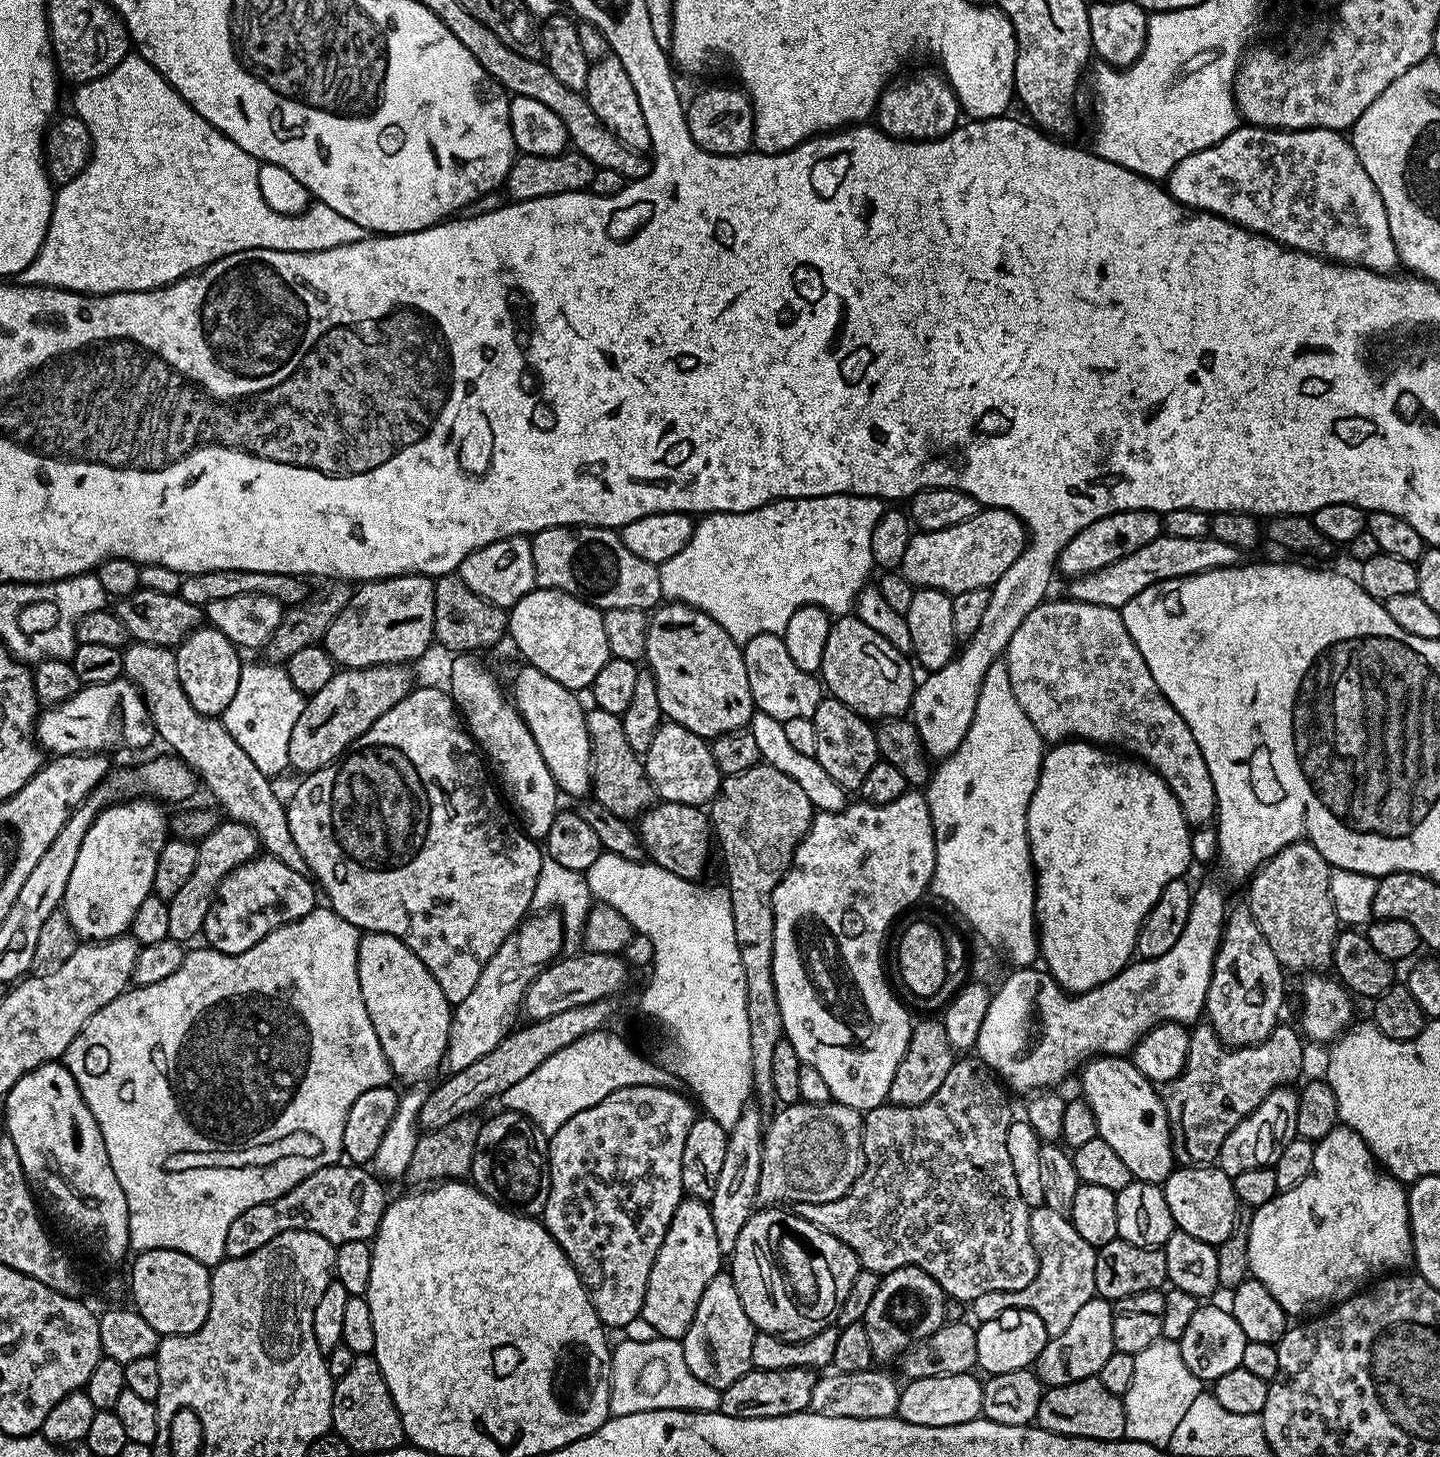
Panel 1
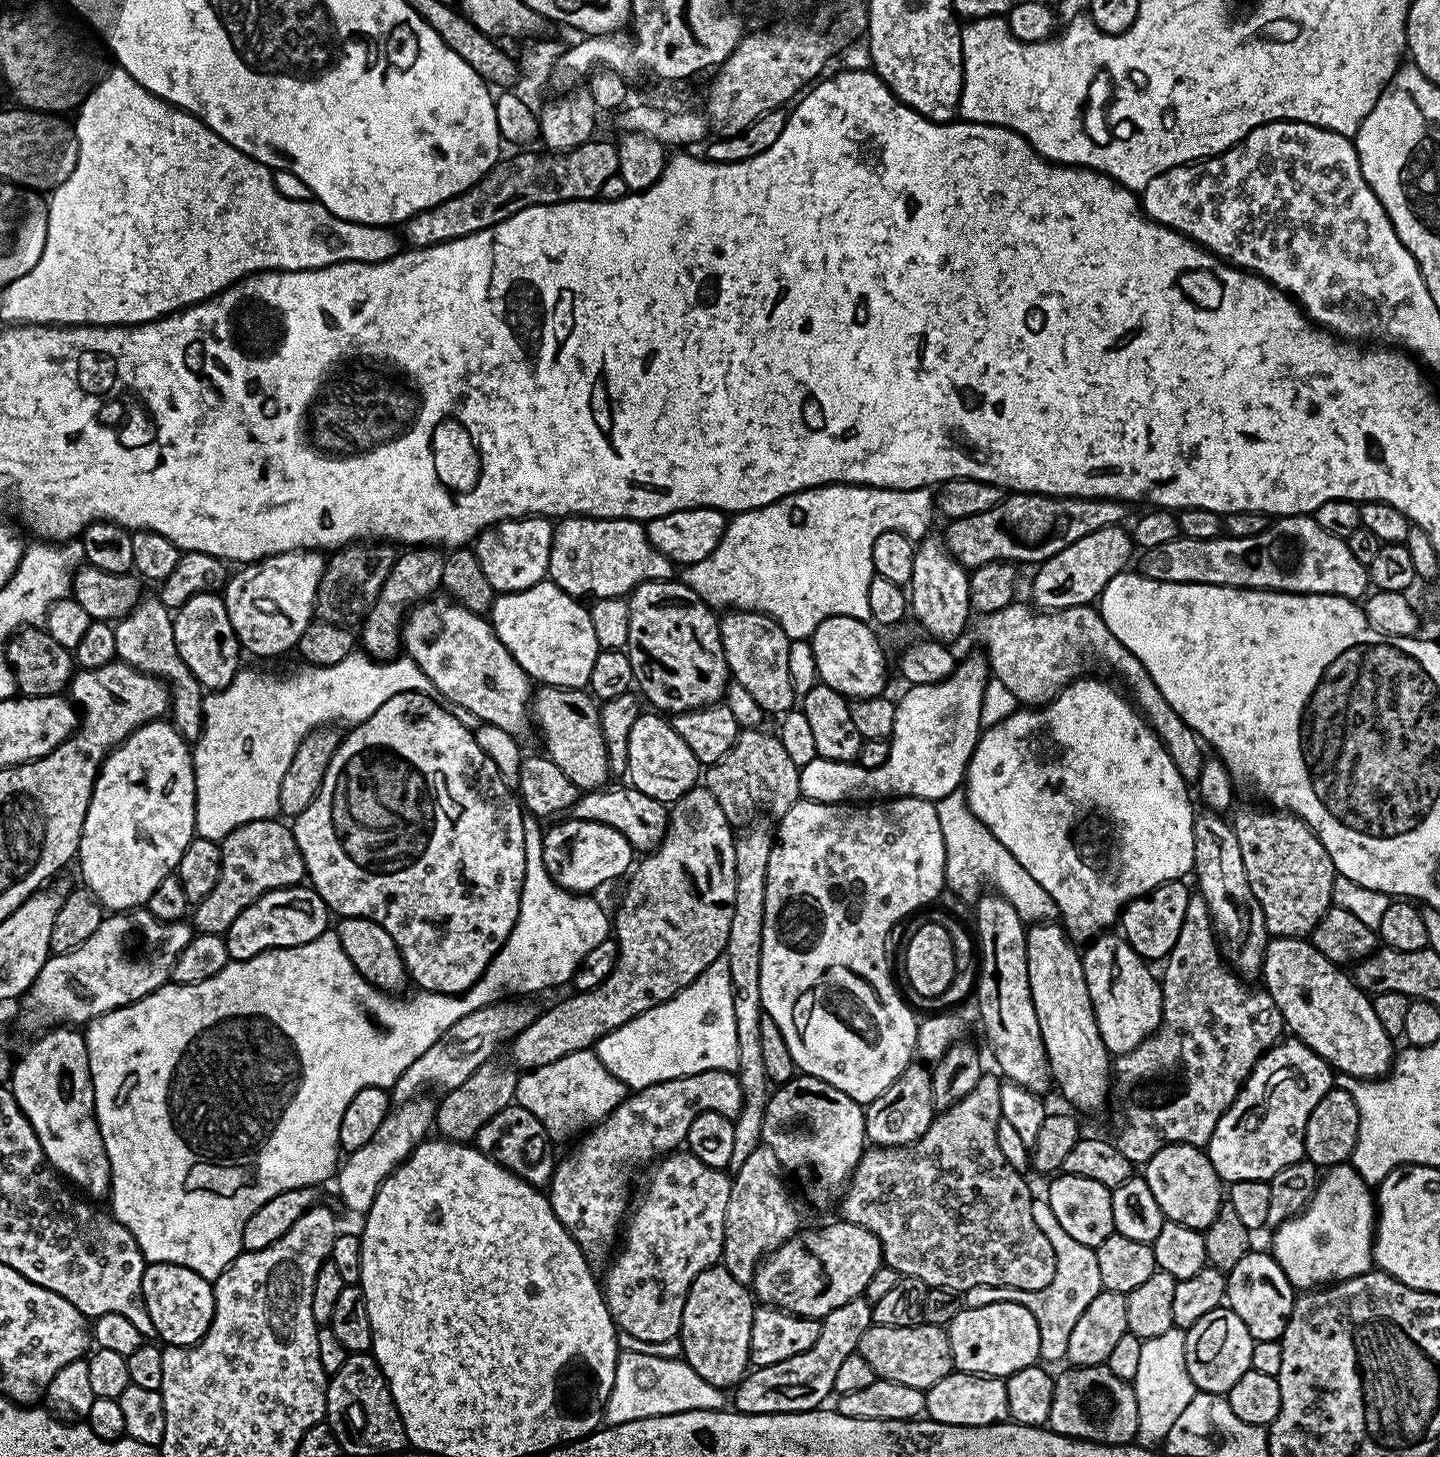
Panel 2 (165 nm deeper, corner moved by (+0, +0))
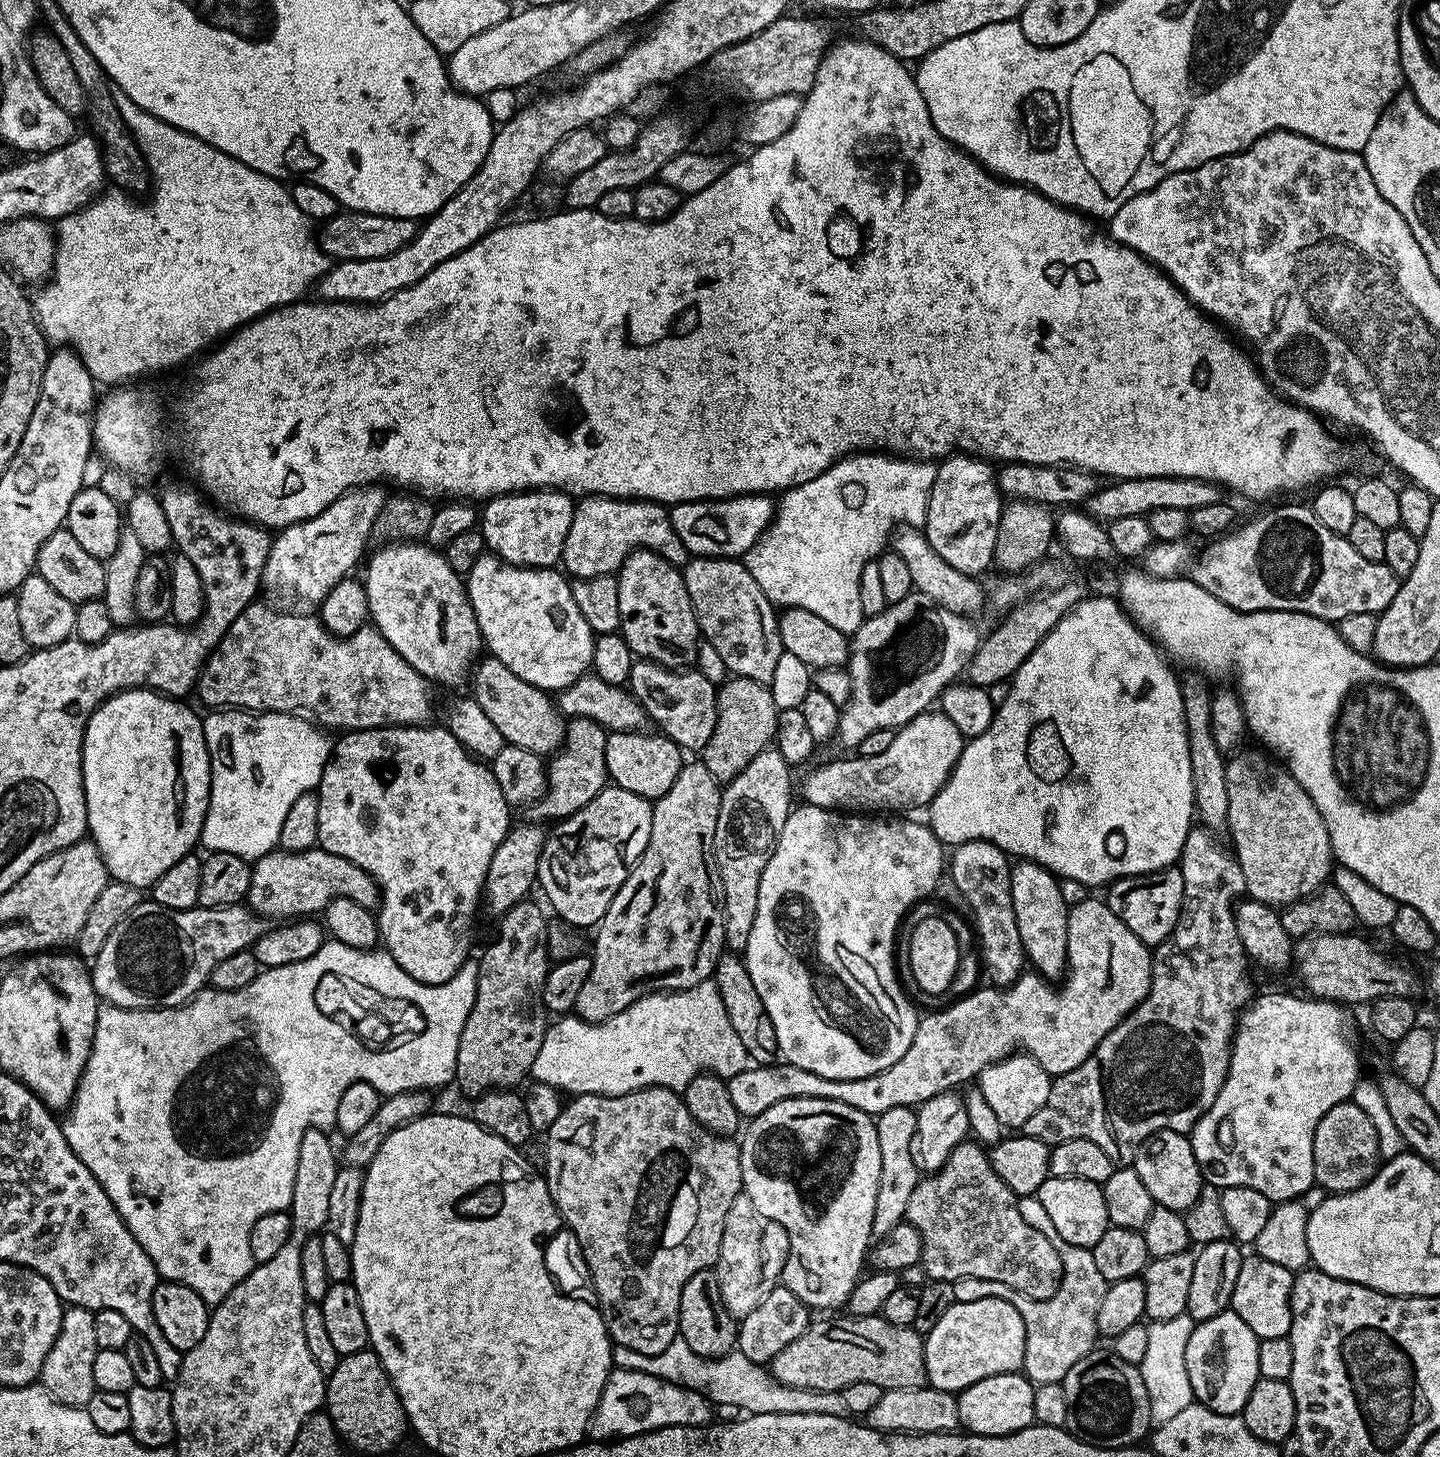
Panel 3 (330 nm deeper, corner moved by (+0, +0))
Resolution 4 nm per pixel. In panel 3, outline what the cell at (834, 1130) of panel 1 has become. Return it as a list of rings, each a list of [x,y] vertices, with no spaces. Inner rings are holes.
[[[746,1195],[734,1198],[722,1226],[722,1242],[714,1265],[716,1281],[722,1294],[722,1302],[733,1318],[742,1318],[762,1302],[766,1291],[764,1284],[764,1256],[760,1253],[760,1243],[764,1240],[765,1221],[754,1210],[754,1202]]]

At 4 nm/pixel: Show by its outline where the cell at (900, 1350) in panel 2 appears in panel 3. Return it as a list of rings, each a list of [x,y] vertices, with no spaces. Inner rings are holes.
[[[883,1315],[857,1316],[847,1318],[841,1324],[831,1324],[828,1320],[809,1323],[808,1328],[782,1354],[778,1354],[771,1362],[770,1371],[778,1382],[790,1388],[809,1388],[818,1392],[841,1392],[846,1386],[854,1386],[854,1382],[874,1382],[874,1386],[882,1389],[890,1388],[923,1388],[928,1384],[926,1362],[924,1361],[924,1336],[913,1327],[894,1326]]]

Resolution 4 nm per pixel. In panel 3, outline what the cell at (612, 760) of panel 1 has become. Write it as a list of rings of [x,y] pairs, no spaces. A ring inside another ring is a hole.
[[[485,655],[475,665],[471,680],[471,699],[475,700],[478,706],[482,706],[482,710],[486,710],[486,718],[494,722],[505,742],[522,746],[522,750],[530,750],[545,758],[551,757],[564,743],[566,720],[557,701],[544,689],[518,678],[518,674],[514,674],[506,665],[498,662],[496,656]]]

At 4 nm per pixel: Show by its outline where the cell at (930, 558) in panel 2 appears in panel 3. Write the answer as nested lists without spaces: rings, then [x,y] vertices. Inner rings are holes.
[[[953,454],[939,461],[922,531],[938,558],[943,558],[962,574],[980,578],[994,564],[992,555],[1001,507],[1002,497],[993,465],[979,456]]]

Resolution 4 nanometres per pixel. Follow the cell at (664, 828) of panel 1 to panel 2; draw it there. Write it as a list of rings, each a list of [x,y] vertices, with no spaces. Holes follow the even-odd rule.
[[[605,786],[581,791],[580,797],[571,806],[571,819],[602,822],[606,826],[618,830],[618,834],[622,834],[622,838],[626,838],[626,842],[630,842],[630,846],[637,853],[653,852],[664,840],[668,829],[669,809],[662,802],[650,798],[650,794],[642,794],[642,790],[637,788],[631,786],[612,787]]]

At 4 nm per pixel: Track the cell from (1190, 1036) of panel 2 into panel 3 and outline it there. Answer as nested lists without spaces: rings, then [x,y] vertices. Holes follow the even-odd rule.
[[[1194,826],[1186,834],[1186,842],[1182,846],[1182,854],[1178,861],[1178,867],[1182,874],[1182,886],[1184,887],[1184,897],[1180,907],[1180,917],[1174,926],[1174,930],[1168,935],[1168,939],[1163,940],[1161,944],[1155,945],[1152,952],[1152,981],[1150,990],[1146,998],[1139,1006],[1129,1014],[1102,1042],[1098,1042],[1095,1050],[1082,1062],[1082,1066],[1074,1072],[1068,1072],[1064,1076],[1055,1077],[1052,1081],[1050,1098],[1046,1105],[1048,1112],[1048,1124],[1052,1128],[1065,1128],[1069,1137],[1084,1136],[1090,1142],[1095,1142],[1097,1146],[1102,1146],[1106,1154],[1111,1156],[1113,1161],[1120,1166],[1128,1166],[1135,1161],[1136,1151],[1140,1149],[1140,1144],[1150,1138],[1153,1132],[1162,1130],[1174,1130],[1185,1134],[1191,1133],[1192,1127],[1202,1119],[1214,1106],[1214,1098],[1224,1085],[1224,1079],[1228,1077],[1228,1067],[1232,1057],[1232,1042],[1236,1035],[1236,1026],[1238,1023],[1238,1014],[1248,1007],[1253,999],[1252,980],[1248,977],[1249,957],[1244,955],[1244,947],[1238,938],[1238,926],[1236,925],[1236,910],[1238,898],[1246,893],[1246,878],[1242,878],[1242,866],[1236,861],[1235,855],[1227,847],[1223,848],[1219,844],[1217,833],[1203,826]]]

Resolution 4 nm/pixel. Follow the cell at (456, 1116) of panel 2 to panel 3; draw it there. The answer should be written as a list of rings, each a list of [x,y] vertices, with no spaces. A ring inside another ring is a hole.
[[[525,898],[520,903],[514,905],[511,910],[505,912],[499,921],[500,933],[496,936],[496,941],[489,946],[484,952],[484,957],[479,957],[478,963],[478,982],[476,983],[476,1001],[470,1010],[470,1018],[466,1018],[466,1026],[462,1026],[462,1034],[458,1038],[458,1058],[456,1059],[456,1075],[454,1077],[455,1087],[460,1087],[462,1091],[468,1095],[468,1098],[475,1098],[484,1095],[486,1092],[494,1092],[497,1090],[512,1090],[525,1079],[529,1079],[532,1067],[534,1066],[534,1058],[538,1058],[538,1050],[542,1050],[542,1042],[546,1031],[546,1009],[544,1007],[544,983],[548,977],[548,969],[550,967],[550,953],[548,950],[548,929],[550,921],[544,917],[545,909],[539,908],[536,904],[531,904],[531,899]]]

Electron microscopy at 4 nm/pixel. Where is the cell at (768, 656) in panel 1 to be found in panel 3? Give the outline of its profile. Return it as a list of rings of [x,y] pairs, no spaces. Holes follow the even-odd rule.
[[[727,556],[692,558],[684,565],[682,571],[686,590],[690,594],[690,602],[694,606],[701,637],[710,646],[714,646],[714,650],[718,650],[722,662],[726,662],[732,676],[745,676],[754,682],[769,685],[784,647],[780,641],[780,622],[777,609],[772,601],[766,598],[762,586],[758,586],[754,574],[750,574],[750,570],[739,559]]]

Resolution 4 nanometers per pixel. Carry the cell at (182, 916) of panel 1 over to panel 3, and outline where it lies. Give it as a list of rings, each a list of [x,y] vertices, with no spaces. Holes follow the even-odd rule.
[[[319,846],[307,848],[305,852],[270,851],[255,861],[251,869],[246,904],[260,918],[308,918],[323,913],[324,907],[338,898],[350,898],[358,906],[370,909],[375,909],[380,902],[380,890],[366,870]]]

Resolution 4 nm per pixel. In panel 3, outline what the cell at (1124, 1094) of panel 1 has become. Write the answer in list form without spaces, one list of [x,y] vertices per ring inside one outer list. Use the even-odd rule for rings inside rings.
[[[1020,862],[1012,869],[1012,897],[1014,919],[1018,921],[1018,938],[1022,938],[1027,963],[1049,982],[1059,981],[1068,970],[1070,904],[1064,901],[1060,884],[1061,881],[1040,864]]]

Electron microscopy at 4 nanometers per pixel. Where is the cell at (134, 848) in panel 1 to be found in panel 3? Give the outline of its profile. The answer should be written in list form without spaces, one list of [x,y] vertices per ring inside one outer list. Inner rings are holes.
[[[129,688],[127,692],[117,692],[110,699],[98,705],[88,724],[84,727],[84,745],[82,746],[82,774],[84,775],[84,797],[88,811],[88,832],[92,843],[98,846],[104,864],[108,867],[109,877],[117,884],[129,884],[141,890],[151,889],[152,885],[174,866],[183,856],[193,851],[192,847],[200,844],[200,832],[204,828],[204,819],[208,813],[208,799],[212,789],[212,767],[210,754],[204,737],[204,722],[192,708],[187,708],[184,702],[169,698],[161,693],[147,688]]]

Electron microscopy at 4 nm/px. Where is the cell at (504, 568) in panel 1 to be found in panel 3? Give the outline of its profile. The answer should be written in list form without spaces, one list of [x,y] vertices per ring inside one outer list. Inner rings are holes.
[[[529,490],[494,496],[483,505],[478,531],[484,535],[485,549],[519,568],[551,568],[560,564],[562,546],[576,509],[573,497],[555,490]]]

